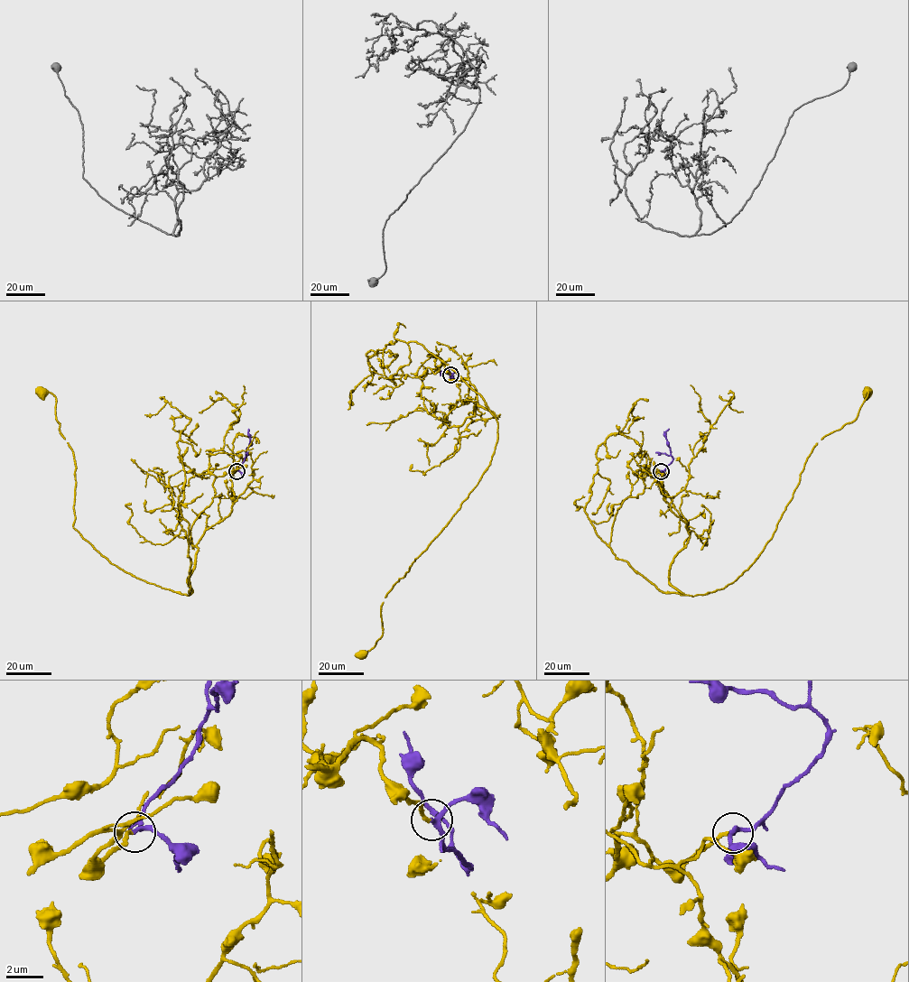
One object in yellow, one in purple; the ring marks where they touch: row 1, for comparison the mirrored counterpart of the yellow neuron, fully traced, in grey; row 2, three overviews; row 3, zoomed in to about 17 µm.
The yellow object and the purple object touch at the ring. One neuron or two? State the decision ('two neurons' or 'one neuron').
one neuron

